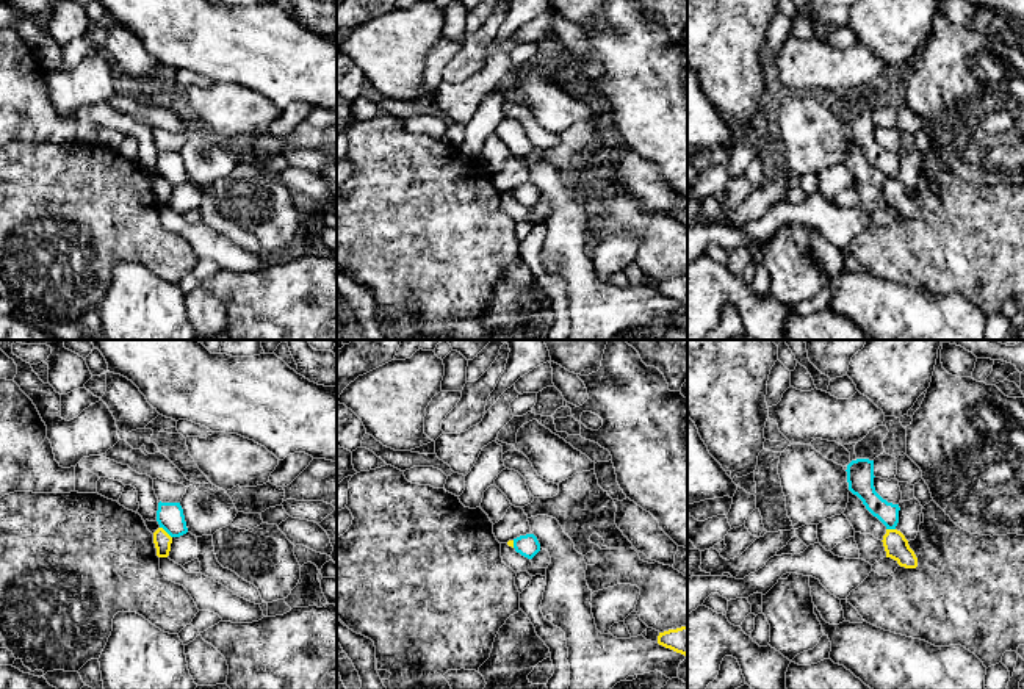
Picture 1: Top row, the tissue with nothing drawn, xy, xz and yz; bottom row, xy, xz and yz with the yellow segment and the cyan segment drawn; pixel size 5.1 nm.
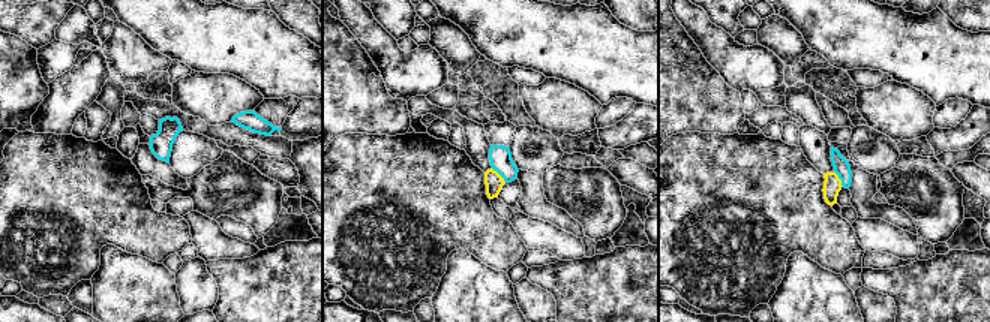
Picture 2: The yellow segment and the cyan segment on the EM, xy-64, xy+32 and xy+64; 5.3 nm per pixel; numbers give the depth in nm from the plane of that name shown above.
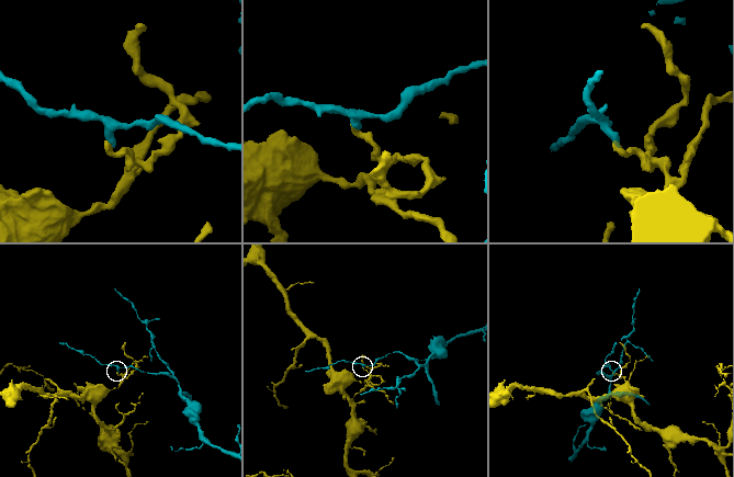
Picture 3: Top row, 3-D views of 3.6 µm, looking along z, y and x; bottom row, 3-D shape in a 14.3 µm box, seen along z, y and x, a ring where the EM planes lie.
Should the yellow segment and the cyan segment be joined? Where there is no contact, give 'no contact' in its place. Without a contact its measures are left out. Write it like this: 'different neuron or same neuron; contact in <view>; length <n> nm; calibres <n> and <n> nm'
different neuron; contact in xy; length 90 nm; calibres 90 and 140 nm

